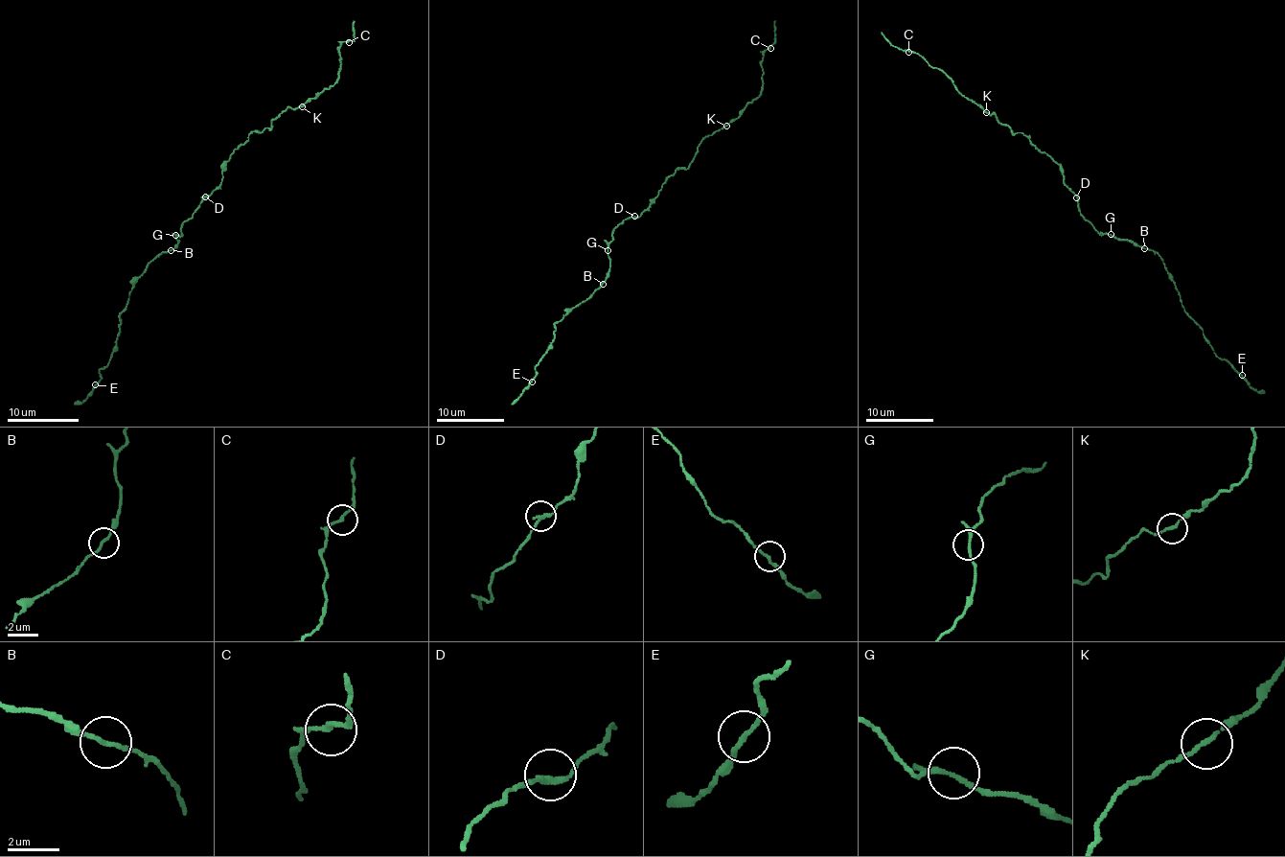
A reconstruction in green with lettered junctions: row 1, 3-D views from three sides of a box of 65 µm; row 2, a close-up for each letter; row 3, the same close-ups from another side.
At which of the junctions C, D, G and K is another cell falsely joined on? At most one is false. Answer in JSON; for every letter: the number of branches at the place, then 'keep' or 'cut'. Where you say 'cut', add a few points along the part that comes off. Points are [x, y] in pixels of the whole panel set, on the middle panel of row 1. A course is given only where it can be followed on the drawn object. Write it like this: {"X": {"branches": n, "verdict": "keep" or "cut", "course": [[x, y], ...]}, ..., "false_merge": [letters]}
{"C": {"branches": 2, "verdict": "keep"}, "D": {"branches": 2, "verdict": "keep"}, "G": {"branches": 3, "verdict": "keep"}, "K": {"branches": 2, "verdict": "keep"}, "false_merge": []}

